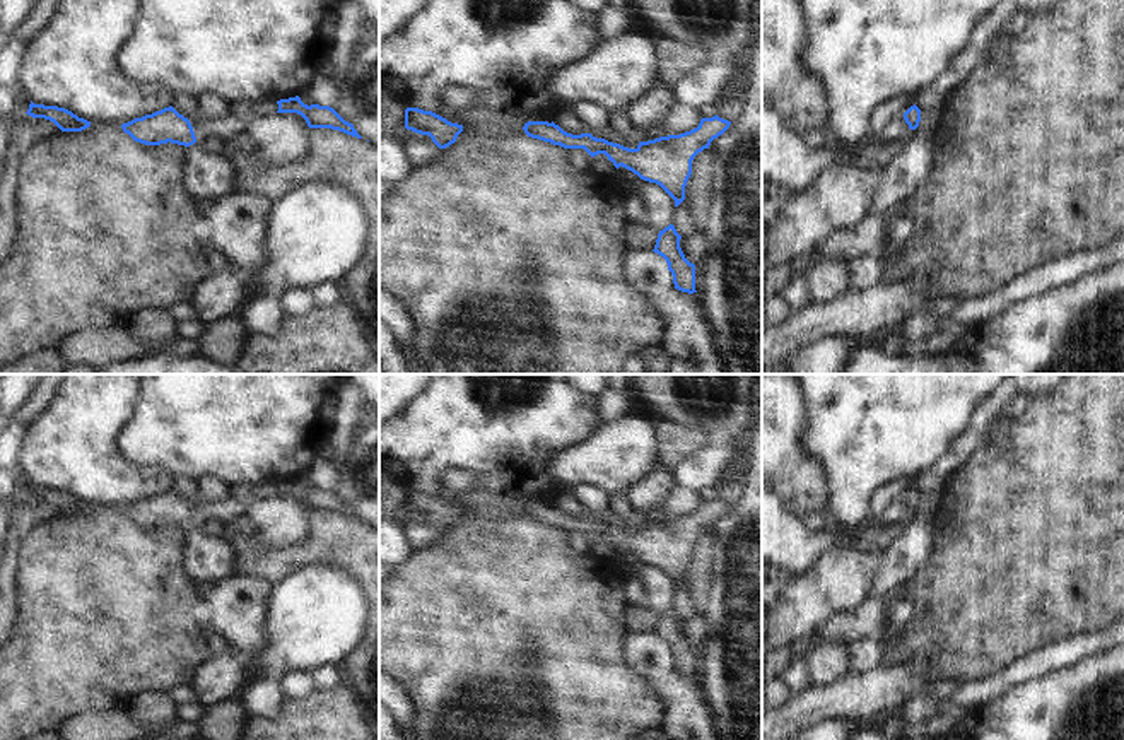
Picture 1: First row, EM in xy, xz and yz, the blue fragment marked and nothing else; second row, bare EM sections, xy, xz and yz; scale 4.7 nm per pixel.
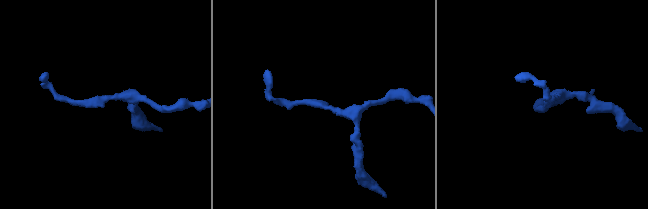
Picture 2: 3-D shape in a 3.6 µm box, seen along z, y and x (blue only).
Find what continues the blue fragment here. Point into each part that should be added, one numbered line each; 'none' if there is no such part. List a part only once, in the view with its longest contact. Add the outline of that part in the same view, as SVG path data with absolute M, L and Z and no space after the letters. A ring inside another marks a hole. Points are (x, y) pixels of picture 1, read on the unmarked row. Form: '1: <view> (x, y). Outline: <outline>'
none.

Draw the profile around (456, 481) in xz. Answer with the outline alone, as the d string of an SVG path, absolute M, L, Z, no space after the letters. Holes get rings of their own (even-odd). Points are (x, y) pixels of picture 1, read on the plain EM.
M453 470L446 475L446 487L453 492L463 492L471 485L471 475Z

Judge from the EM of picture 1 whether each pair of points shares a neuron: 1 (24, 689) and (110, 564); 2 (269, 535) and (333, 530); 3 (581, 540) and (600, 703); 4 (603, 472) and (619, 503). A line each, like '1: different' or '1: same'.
1: same
2: different
3: different
4: different

